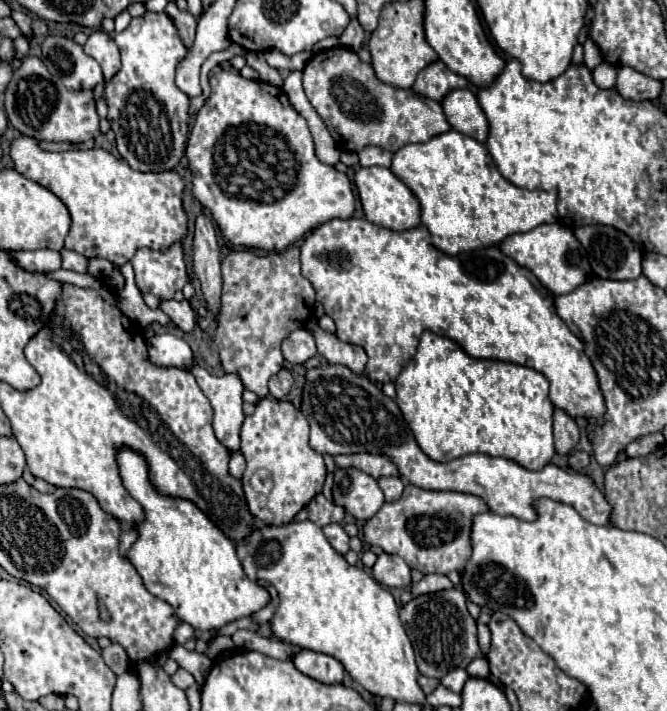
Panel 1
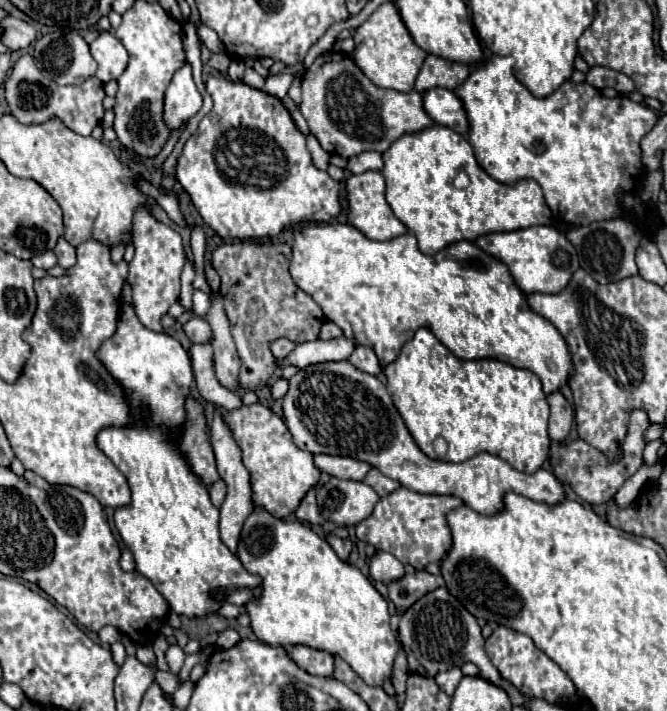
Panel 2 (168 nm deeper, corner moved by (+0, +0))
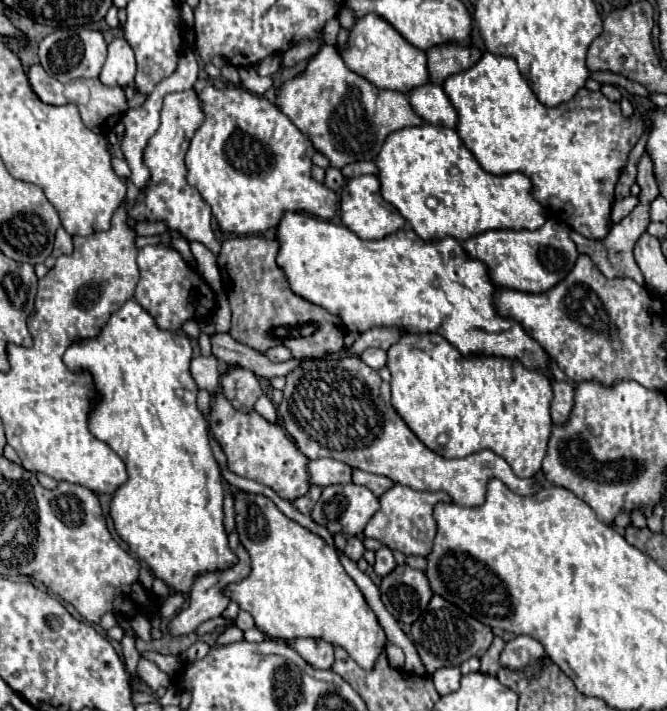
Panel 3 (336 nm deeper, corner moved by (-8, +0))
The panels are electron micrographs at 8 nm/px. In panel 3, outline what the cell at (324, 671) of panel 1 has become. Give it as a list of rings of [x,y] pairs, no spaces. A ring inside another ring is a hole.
[[[304,637],[304,639],[296,639],[292,647],[304,661],[314,665],[316,669],[330,669],[334,663],[334,647],[324,639]]]

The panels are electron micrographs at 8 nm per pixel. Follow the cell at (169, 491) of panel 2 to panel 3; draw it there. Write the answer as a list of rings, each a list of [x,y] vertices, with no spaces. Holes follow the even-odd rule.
[[[126,301],[110,315],[96,337],[78,339],[64,353],[64,363],[70,371],[86,371],[92,377],[96,397],[88,417],[90,431],[98,439],[106,441],[126,463],[128,481],[112,493],[110,501],[114,529],[122,541],[128,543],[132,553],[148,563],[158,579],[180,593],[188,593],[198,575],[214,569],[228,569],[238,561],[228,547],[228,535],[222,523],[222,475],[210,447],[208,421],[196,407],[198,385],[190,375],[190,359],[190,339],[186,335],[160,329],[154,317],[138,301]]]

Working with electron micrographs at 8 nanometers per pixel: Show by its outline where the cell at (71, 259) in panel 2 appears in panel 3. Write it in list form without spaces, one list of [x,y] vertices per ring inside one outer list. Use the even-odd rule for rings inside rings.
[[[60,227],[56,231],[56,241],[54,241],[54,251],[52,255],[58,257],[58,255],[70,255],[72,253],[72,237]]]

